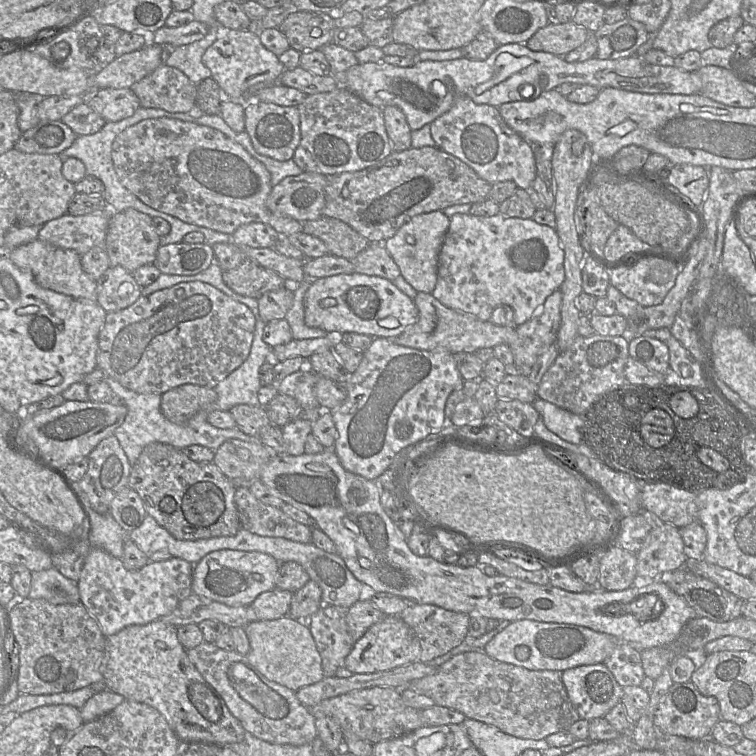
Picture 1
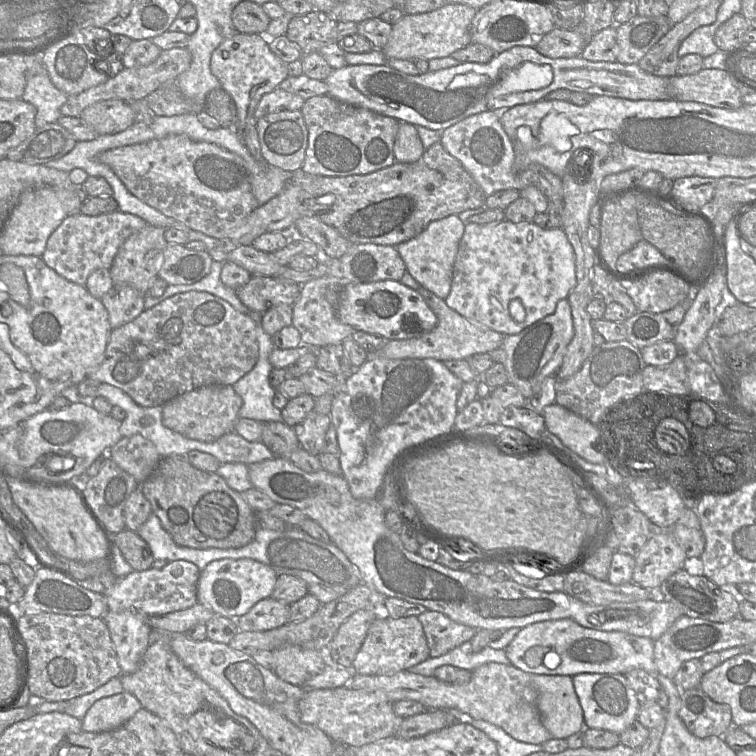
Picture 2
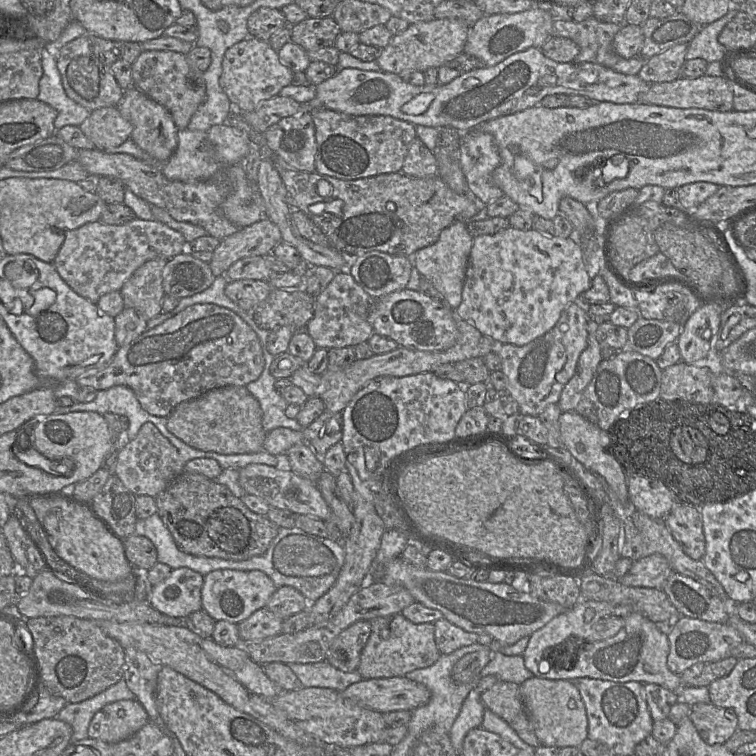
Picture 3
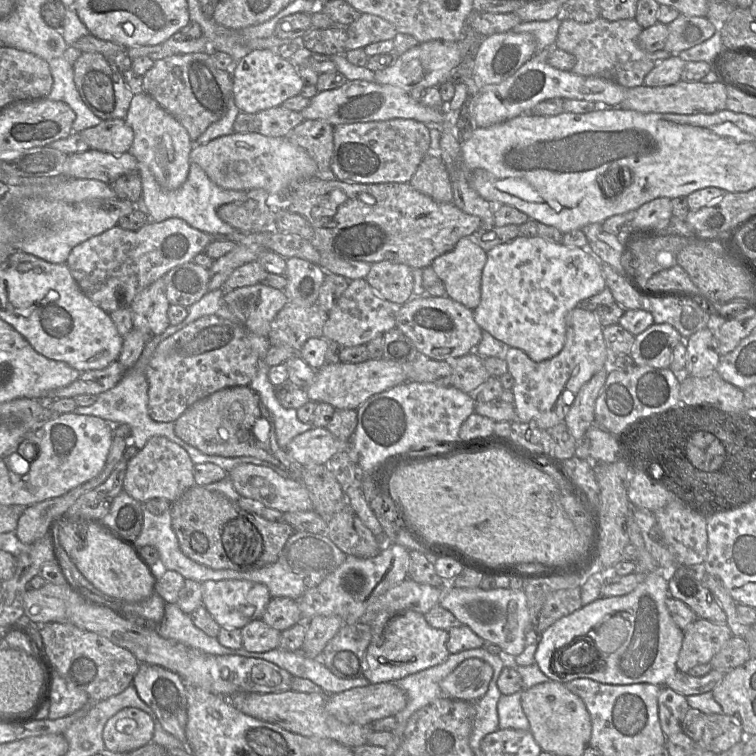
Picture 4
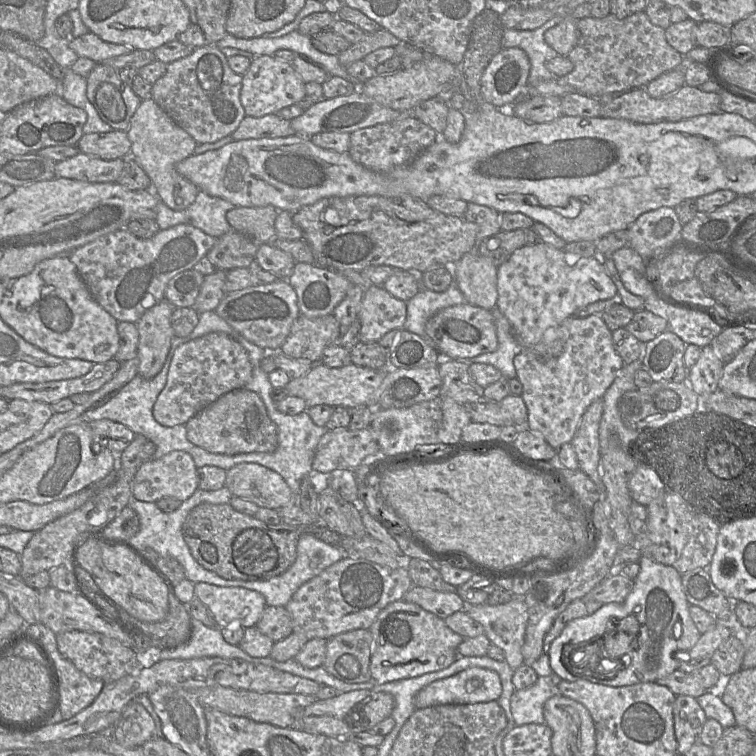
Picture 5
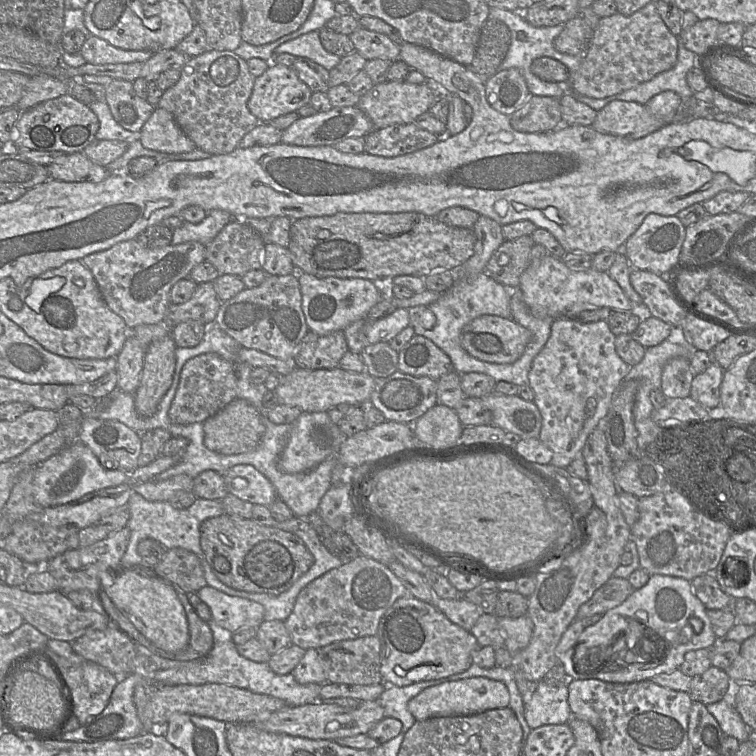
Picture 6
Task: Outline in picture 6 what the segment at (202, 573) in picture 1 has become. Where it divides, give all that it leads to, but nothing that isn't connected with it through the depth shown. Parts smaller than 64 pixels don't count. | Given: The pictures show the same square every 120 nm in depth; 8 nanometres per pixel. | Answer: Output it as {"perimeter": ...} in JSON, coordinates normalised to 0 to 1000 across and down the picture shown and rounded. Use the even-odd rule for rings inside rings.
{"perimeter":[[[276,774],[263,780],[262,788],[278,804],[282,828],[302,836],[340,831],[349,821],[349,803],[335,794],[300,787]]]}

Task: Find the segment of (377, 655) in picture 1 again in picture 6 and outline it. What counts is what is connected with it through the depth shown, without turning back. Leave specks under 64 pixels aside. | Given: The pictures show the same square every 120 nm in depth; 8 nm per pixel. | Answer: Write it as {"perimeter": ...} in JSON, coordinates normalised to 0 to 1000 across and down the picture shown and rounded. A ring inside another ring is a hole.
{"perimeter":[[[545,787],[526,791],[504,816],[497,841],[504,854],[503,890],[512,907],[540,907],[550,902],[577,899],[610,890],[624,878],[624,865],[635,854],[630,843],[614,831],[597,823],[573,799],[563,798]]]}

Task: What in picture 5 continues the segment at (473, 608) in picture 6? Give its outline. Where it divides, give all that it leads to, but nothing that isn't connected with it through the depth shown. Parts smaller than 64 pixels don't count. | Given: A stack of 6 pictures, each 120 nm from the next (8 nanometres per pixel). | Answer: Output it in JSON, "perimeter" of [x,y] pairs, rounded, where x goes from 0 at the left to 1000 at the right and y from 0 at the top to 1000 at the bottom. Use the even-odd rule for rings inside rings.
{"perimeter":[[[549,774],[540,780],[532,794],[552,799],[585,819],[615,806],[616,802],[604,784],[582,783]]]}

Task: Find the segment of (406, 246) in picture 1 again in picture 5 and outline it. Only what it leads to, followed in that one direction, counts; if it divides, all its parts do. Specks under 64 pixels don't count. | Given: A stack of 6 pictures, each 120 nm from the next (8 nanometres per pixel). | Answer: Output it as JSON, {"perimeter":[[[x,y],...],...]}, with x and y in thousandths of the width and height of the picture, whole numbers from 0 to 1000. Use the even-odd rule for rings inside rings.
{"perimeter":[[[630,331],[615,336],[597,352],[599,370],[616,401],[644,410],[657,406],[657,352]]]}

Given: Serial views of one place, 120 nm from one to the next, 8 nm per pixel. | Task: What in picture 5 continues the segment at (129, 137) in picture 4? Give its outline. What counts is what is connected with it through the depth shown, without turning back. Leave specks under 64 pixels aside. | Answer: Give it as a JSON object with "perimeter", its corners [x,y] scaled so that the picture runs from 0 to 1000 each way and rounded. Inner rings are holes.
{"perimeter":[[[153,171],[139,176],[114,176],[102,193],[107,201],[136,212],[168,209],[173,200],[168,176]]]}

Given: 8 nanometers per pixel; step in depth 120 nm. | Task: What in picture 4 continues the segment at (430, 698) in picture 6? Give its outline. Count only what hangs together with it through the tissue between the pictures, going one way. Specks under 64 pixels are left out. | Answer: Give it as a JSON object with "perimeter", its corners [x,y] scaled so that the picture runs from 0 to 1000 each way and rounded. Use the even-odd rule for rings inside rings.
{"perimeter":[[[620,870],[582,902],[582,910],[593,925],[628,929],[646,914],[652,889],[643,874]]]}

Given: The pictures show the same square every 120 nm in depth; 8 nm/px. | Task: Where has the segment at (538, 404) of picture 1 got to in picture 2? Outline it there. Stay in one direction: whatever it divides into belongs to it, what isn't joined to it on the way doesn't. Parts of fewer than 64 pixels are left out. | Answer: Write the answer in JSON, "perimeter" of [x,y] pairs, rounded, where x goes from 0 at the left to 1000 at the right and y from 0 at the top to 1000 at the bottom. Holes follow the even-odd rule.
{"perimeter":[[[735,533],[722,537],[717,549],[721,556],[722,567],[735,575],[755,597],[778,611],[786,614],[807,614],[803,603],[788,595],[788,590],[798,585],[790,562]]]}

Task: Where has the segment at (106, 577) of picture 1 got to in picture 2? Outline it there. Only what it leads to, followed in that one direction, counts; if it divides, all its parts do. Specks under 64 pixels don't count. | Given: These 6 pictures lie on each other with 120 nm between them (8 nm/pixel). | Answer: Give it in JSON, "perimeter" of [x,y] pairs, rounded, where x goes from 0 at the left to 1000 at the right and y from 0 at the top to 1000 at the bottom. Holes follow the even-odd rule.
{"perimeter":[[[224,742],[212,753],[200,750],[188,755],[177,754],[157,763],[149,775],[136,784],[144,804],[136,820],[143,828],[163,892],[179,889],[188,876],[201,832],[196,825],[197,815],[243,807],[262,796],[261,772],[265,757],[254,743]]]}

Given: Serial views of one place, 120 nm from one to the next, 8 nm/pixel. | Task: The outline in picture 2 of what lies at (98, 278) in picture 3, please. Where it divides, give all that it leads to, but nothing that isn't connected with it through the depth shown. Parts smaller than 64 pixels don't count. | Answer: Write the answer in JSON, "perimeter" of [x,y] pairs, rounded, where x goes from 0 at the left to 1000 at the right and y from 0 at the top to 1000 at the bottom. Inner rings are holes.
{"perimeter":[[[157,278],[128,286],[99,282],[89,286],[65,312],[54,343],[86,369],[112,378],[123,358],[146,356],[165,317],[194,296],[190,290]]]}

